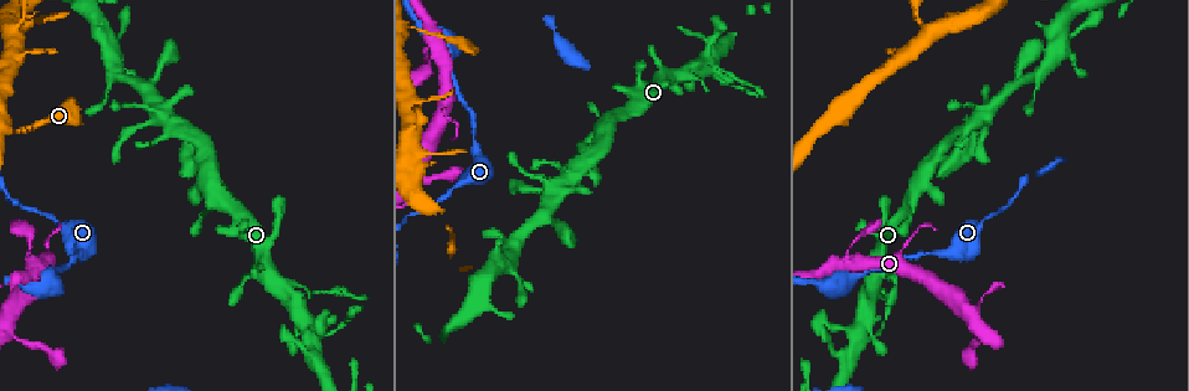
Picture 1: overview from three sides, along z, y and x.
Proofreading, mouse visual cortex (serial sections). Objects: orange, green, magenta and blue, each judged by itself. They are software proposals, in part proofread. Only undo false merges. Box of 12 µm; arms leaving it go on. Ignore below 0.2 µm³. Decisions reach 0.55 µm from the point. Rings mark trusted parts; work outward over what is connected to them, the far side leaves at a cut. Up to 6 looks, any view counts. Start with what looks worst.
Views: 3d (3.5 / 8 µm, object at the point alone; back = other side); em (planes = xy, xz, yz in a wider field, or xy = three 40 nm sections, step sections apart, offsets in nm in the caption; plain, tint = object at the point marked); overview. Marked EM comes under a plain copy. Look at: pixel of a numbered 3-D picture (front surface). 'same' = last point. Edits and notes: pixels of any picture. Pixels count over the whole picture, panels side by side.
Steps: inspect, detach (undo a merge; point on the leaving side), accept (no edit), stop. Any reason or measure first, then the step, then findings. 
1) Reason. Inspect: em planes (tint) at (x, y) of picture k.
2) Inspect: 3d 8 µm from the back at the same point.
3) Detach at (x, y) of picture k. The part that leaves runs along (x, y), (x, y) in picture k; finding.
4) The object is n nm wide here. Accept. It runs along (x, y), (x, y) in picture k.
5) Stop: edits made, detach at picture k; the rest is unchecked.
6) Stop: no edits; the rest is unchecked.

A narrow waist. Inspect: 3d 3.5 µm from the back at (983, 295) of picture 1.

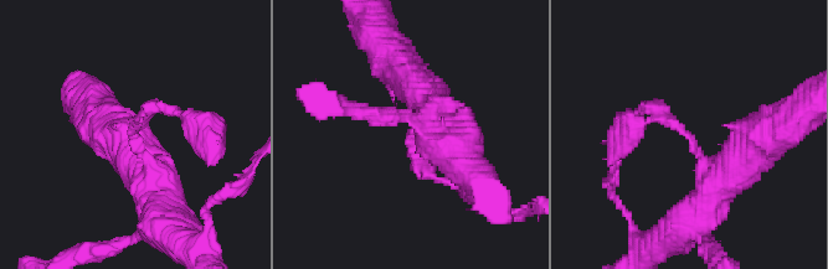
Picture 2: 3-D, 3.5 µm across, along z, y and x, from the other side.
The arms are 100, 500 nm wide. Inspect: em xy step 2 (tint) at (412, 141) of picture 2.

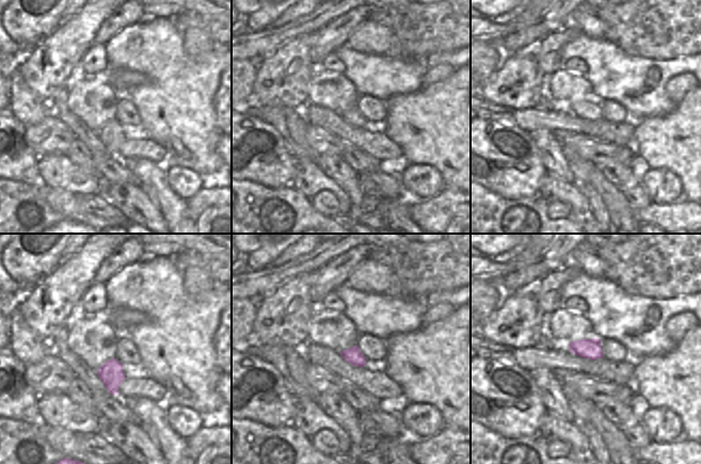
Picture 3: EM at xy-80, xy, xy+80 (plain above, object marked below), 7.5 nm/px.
Inspect: em xy step 1 (tint) at the same point.

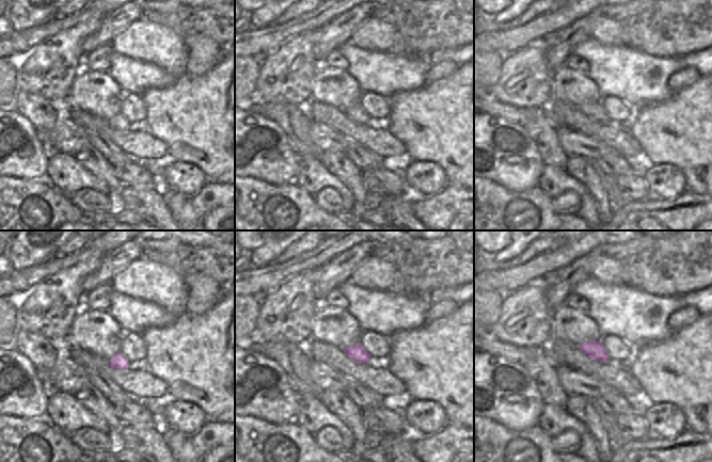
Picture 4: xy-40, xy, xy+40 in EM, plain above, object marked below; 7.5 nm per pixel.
Accept. It runs along (731, 169), (721, 180), (654, 107), (642, 119) in picture 2; one cell here.

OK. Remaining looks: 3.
Calibre changes. Inspect: 3d 3.5 µm at (57, 222) of picture 1.

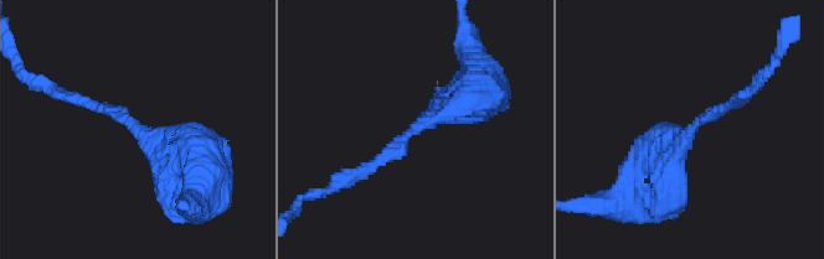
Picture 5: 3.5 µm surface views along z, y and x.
The arms are 150, 400 nm wide; shape alone is not enough. Inspect: em xy step 3 (tint) at (133, 127) of picture 5.

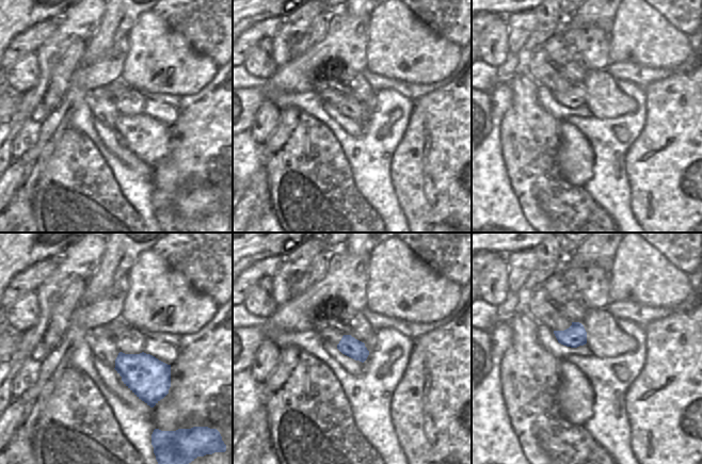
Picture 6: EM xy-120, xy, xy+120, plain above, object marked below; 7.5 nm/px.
Accept. It runs along (474, 98), (349, 177) in picture 5; one cell here.

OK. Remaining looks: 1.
Stop: no edits; the rest is unchecked.

